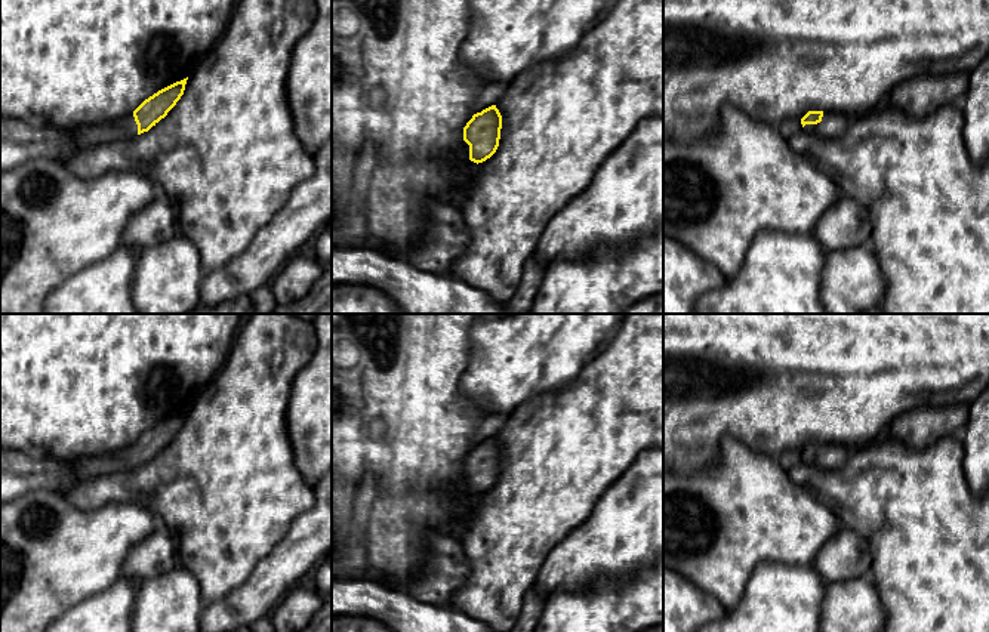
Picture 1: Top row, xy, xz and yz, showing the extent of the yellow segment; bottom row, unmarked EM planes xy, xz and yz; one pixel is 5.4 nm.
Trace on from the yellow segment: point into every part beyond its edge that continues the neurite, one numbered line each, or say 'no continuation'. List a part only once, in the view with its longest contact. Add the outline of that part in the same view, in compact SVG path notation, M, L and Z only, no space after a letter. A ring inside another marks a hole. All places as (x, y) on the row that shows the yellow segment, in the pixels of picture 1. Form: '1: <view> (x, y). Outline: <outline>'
1: yz (834, 125). Outline: M823 111L822 121L817 124L805 124L804 132L819 135L822 138L835 139L845 133L848 127L848 118L837 111Z

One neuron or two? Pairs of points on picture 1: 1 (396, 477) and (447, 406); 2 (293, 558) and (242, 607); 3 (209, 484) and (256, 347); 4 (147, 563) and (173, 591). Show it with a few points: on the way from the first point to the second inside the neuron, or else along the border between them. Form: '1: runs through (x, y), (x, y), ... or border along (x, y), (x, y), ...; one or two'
1: runs through (396, 459), (430, 424); one
2: runs through (280, 572), (255, 597); one
3: runs through (234, 450), (237, 422), (256, 381); one
4: border along (178, 564), (168, 572), (138, 580); two

